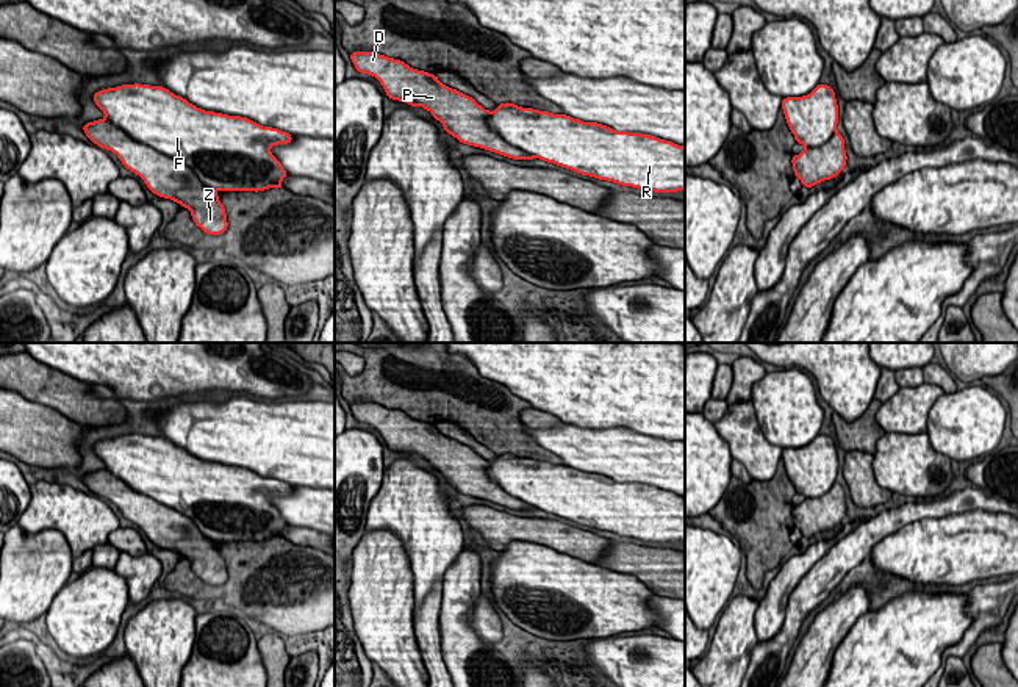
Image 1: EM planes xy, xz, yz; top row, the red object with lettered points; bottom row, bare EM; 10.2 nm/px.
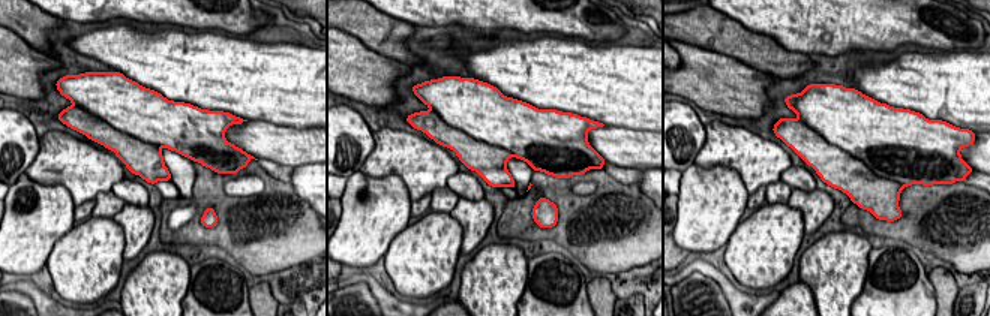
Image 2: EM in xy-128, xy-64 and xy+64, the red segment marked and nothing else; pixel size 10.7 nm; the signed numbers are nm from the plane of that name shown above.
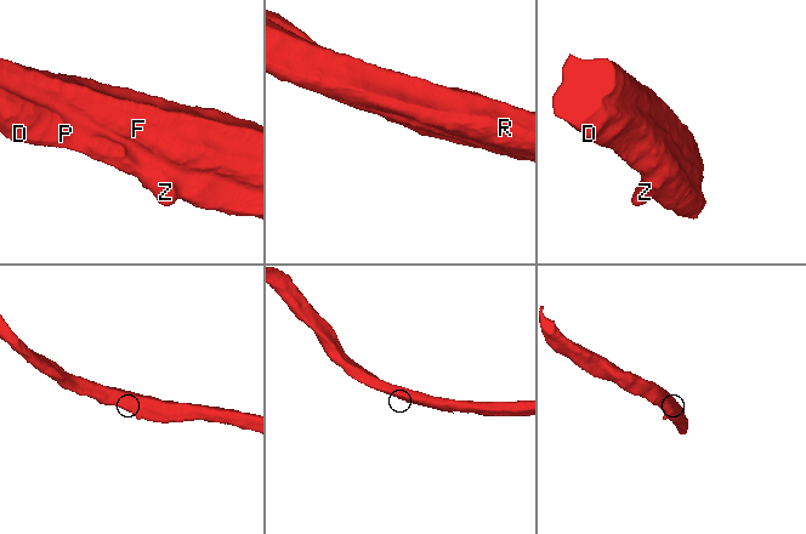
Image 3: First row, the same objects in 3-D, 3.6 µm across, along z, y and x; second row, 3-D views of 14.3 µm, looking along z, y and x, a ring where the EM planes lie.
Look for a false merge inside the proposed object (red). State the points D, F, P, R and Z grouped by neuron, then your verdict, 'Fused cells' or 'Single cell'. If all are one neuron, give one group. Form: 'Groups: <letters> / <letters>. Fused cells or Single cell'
Groups: D P Z / F R. Fused cells

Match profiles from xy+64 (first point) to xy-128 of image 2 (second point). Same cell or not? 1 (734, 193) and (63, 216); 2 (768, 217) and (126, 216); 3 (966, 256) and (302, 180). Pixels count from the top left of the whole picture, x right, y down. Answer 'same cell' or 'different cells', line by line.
1: same cell
2: different cells
3: different cells

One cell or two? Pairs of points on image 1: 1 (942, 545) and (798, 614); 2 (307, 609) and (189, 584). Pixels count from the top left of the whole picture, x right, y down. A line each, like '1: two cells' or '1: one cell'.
1: two cells
2: one cell

